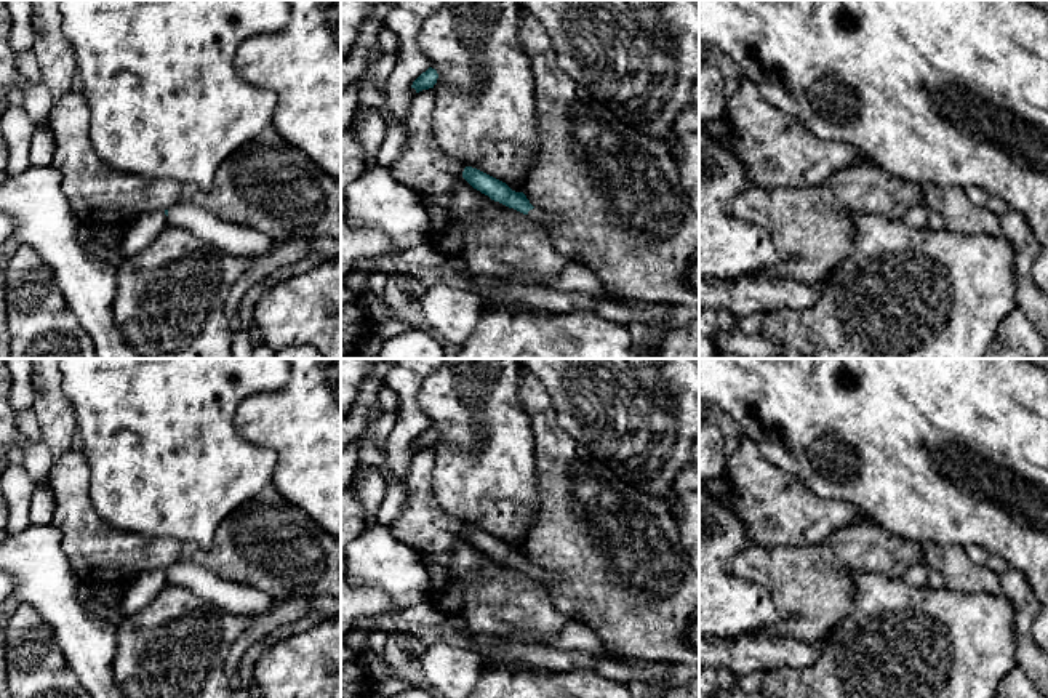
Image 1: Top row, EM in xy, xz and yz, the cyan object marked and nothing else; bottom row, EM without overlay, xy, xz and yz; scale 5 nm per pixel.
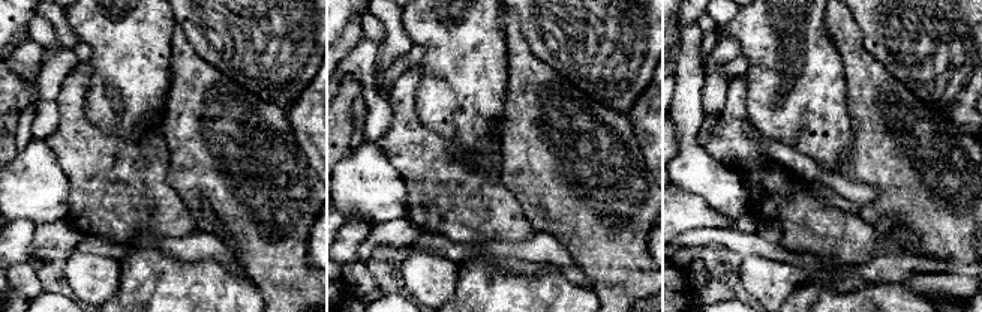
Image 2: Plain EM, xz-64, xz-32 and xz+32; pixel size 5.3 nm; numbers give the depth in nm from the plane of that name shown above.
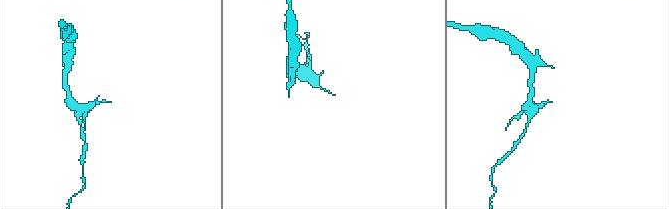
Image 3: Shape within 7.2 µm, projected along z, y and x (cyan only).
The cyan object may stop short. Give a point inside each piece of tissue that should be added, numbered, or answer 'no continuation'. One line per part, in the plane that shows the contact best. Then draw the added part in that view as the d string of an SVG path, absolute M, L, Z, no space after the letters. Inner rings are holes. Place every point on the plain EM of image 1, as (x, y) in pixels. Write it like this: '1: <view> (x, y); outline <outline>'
1: xz (544, 577); outline M539 567L530 568L528 576L539 581L546 588L549 588L550 584L554 584L554 583L557 583L560 580L560 576L557 573L542 570Z

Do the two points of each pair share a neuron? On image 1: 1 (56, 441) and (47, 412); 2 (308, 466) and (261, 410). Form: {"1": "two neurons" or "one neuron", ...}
{"1": "one neuron", "2": "one neuron"}

